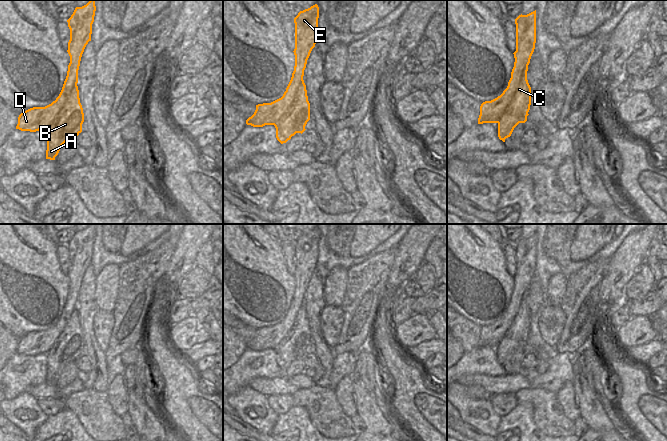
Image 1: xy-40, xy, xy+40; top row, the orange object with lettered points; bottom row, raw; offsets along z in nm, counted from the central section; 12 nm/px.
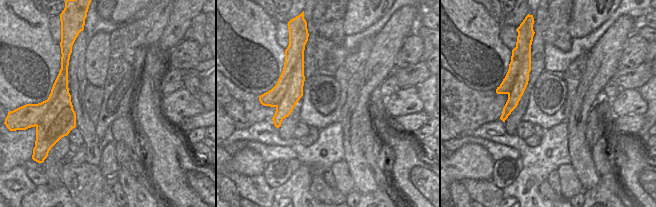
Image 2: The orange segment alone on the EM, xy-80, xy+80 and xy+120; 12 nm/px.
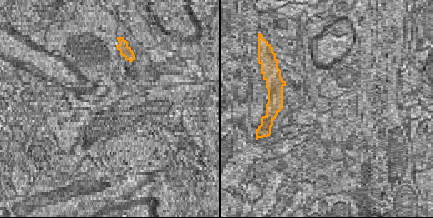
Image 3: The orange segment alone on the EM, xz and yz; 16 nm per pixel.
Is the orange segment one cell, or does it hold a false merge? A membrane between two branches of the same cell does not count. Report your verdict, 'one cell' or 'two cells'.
two cells

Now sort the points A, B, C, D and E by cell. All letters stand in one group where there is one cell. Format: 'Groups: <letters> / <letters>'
Groups: A B C / D E

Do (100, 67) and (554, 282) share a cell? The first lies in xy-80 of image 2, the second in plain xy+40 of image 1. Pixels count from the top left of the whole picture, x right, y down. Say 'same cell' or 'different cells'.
same cell

